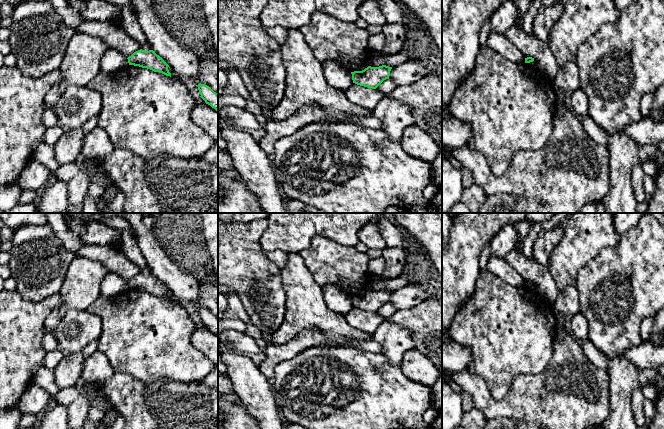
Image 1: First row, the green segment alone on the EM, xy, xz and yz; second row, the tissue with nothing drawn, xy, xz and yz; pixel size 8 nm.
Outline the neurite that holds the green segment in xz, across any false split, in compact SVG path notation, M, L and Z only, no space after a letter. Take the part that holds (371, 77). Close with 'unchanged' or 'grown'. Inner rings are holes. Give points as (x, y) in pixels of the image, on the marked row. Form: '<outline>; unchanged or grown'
M382 65L379 67L368 66L362 71L351 72L353 83L376 89L384 80L389 79L392 67Z; unchanged

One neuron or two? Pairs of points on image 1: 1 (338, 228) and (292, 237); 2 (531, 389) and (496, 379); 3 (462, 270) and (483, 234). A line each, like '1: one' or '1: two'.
1: one
2: two
3: one

